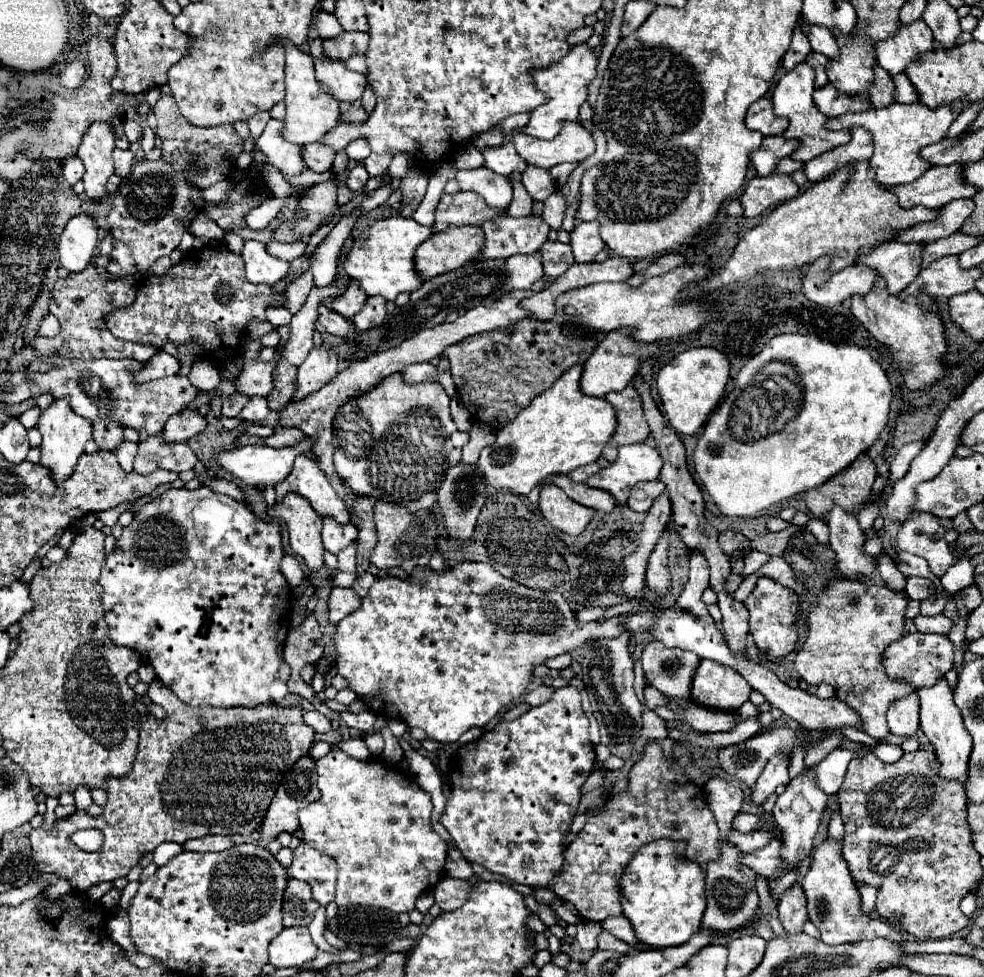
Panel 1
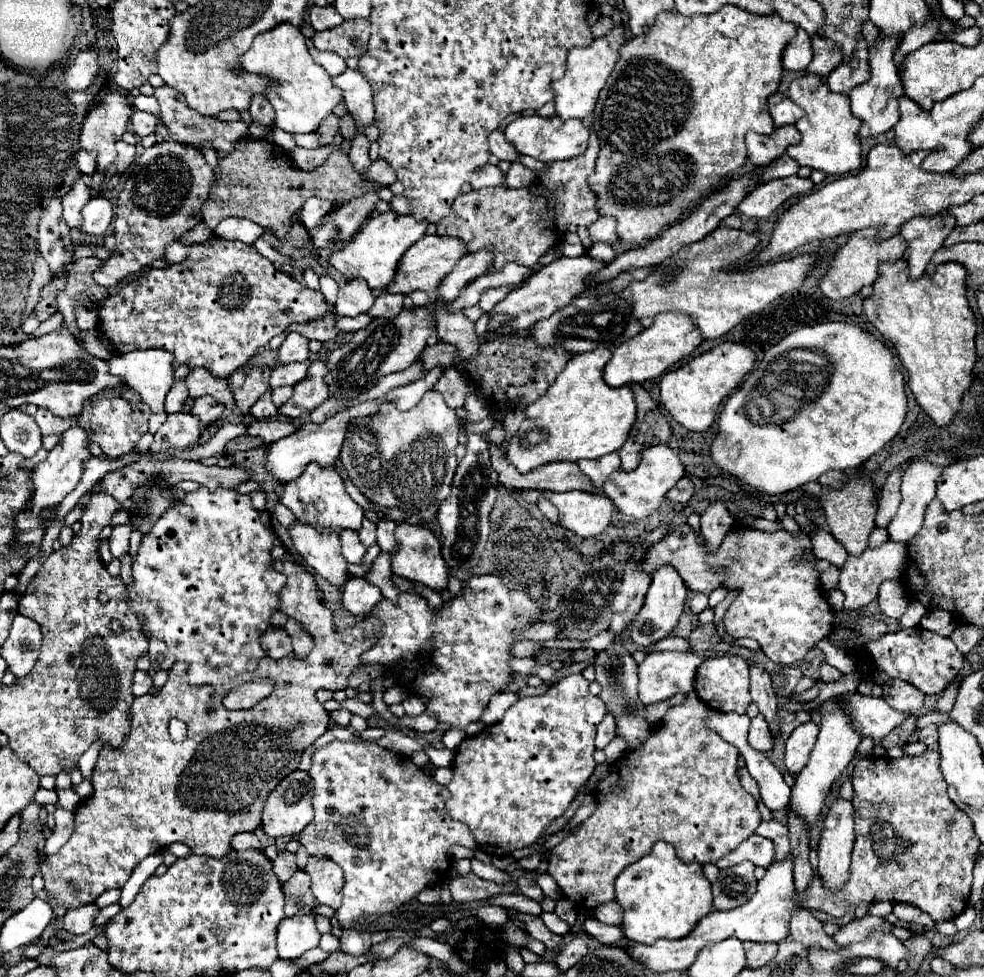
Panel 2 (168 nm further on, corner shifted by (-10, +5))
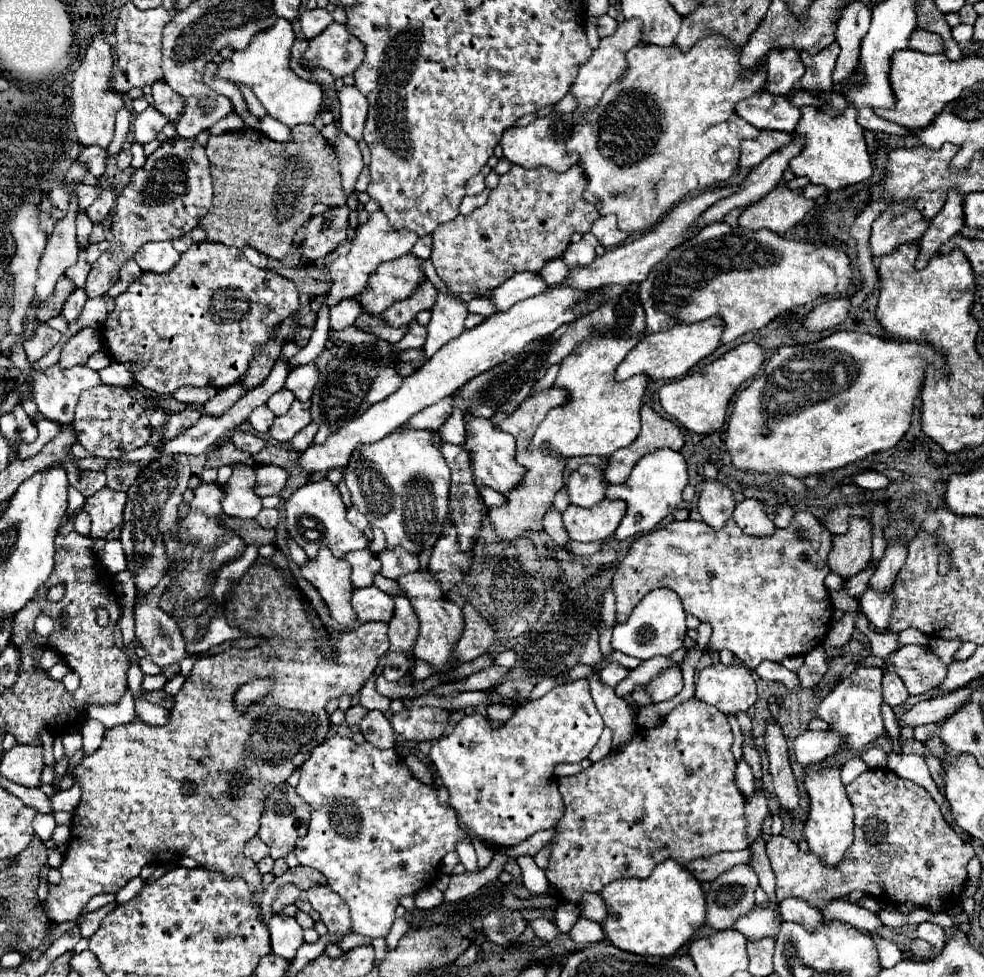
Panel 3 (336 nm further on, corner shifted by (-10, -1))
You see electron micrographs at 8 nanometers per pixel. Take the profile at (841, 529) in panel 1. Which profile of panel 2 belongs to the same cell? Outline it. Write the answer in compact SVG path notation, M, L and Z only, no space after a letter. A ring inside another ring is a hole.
M887 541L885 545L877 547L877 549L867 549L861 557L849 557L845 567L841 569L841 579L839 579L839 589L845 595L845 609L847 611L861 611L865 609L875 597L877 597L877 589L885 579L899 579L901 573L905 571L905 563L907 563L907 553L905 553L905 545L897 545Z

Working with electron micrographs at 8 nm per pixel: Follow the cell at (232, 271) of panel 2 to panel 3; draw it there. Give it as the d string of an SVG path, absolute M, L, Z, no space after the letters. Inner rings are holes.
M203 241L203 243L197 243L197 245L191 245L185 253L181 253L181 259L179 263L175 265L175 269L171 269L169 273L165 275L157 275L157 273L151 273L151 271L145 271L137 281L133 281L129 285L129 289L125 293L121 293L117 299L115 299L115 309L107 315L103 327L101 327L101 335L103 335L103 341L111 353L111 357L117 361L117 363L135 363L133 365L133 371L135 371L135 377L137 381L149 389L149 391L157 391L157 393L163 393L163 395L171 395L175 389L183 387L183 385L191 385L191 387L229 387L233 383L237 383L245 371L249 369L251 365L251 359L257 351L261 351L271 333L285 321L285 319L291 319L299 309L299 293L297 293L297 287L293 281L281 277L279 273L275 271L269 271L269 269L259 269L259 267L253 267L241 253L241 249L237 247L225 247L223 243L209 243L209 241Z

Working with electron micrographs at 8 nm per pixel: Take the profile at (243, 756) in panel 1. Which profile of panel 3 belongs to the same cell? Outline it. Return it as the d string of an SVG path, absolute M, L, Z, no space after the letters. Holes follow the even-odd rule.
M255 561L245 571L245 587L243 587L243 591L235 591L233 599L225 605L225 617L227 617L227 623L231 627L237 627L241 631L251 631L251 635L263 635L263 637L267 637L267 641L261 643L257 649L251 649L251 651L225 651L225 653L219 653L219 655L211 655L211 657L199 659L193 665L193 671L185 679L183 687L175 695L175 703L173 703L173 709L171 709L171 719L169 719L167 725L157 727L157 725L145 723L141 717L135 717L133 723L111 727L111 729L105 731L105 737L103 737L101 747L93 755L83 757L79 761L79 765L75 767L75 773L73 775L75 775L75 781L79 781L83 793L81 793L81 803L79 803L79 807L73 813L69 845L67 845L63 863L59 867L63 879L61 879L59 885L49 885L49 895L47 895L45 903L43 903L43 909L45 909L45 915L49 917L49 921L53 921L53 923L75 921L77 915L81 915L81 911L85 909L85 905L89 903L91 897L101 895L101 893L117 893L133 877L139 875L141 867L145 867L145 865L157 865L157 867L161 867L165 863L177 863L183 857L191 857L201 867L211 869L211 871L219 871L219 873L229 875L229 877L243 875L245 879L249 879L251 891L259 891L261 889L261 875L257 871L257 865L243 855L243 847L259 831L259 819L261 819L261 811L263 811L263 801L265 801L265 797L279 783L285 783L289 779L289 775L311 755L311 749L313 747L317 747L319 743L323 743L327 739L327 731L331 727L329 715L325 711L327 701L329 699L339 699L343 695L351 695L353 697L355 693L361 691L361 687L365 685L365 681L373 675L373 671L375 671L375 667L379 663L379 657L385 655L387 649L389 649L389 639L387 639L387 629L389 627L387 627L387 623L363 623L361 627L357 627L353 631L341 631L341 633L327 633L327 631L315 629L311 625L311 619L309 619L309 613L305 609L303 597L299 597L299 591L295 587L289 587L285 583L281 571L275 565L271 565L271 563L259 563L259 561ZM323 635L331 643L331 653L329 655L321 649L323 647L323 641L321 641ZM259 677L273 677L275 679L275 687L269 693L269 705L267 703L257 703L257 705L251 705L245 713L235 711L235 707L233 707L233 695L235 695L235 691L243 683L247 683L249 679L259 679Z

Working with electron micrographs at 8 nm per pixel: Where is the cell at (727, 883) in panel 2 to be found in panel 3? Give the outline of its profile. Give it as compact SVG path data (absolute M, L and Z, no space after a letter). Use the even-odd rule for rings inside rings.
M737 865L719 875L707 893L707 925L729 929L741 915L753 909L757 885L757 873L749 865Z

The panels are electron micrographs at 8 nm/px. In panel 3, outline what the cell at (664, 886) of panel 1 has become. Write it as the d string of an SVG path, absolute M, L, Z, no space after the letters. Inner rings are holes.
M665 859L659 863L653 873L647 879L619 879L609 883L603 891L601 897L607 905L607 919L601 923L607 939L629 953L635 955L661 955L669 957L675 955L697 931L697 927L705 925L705 895L699 885L699 881L677 861Z

